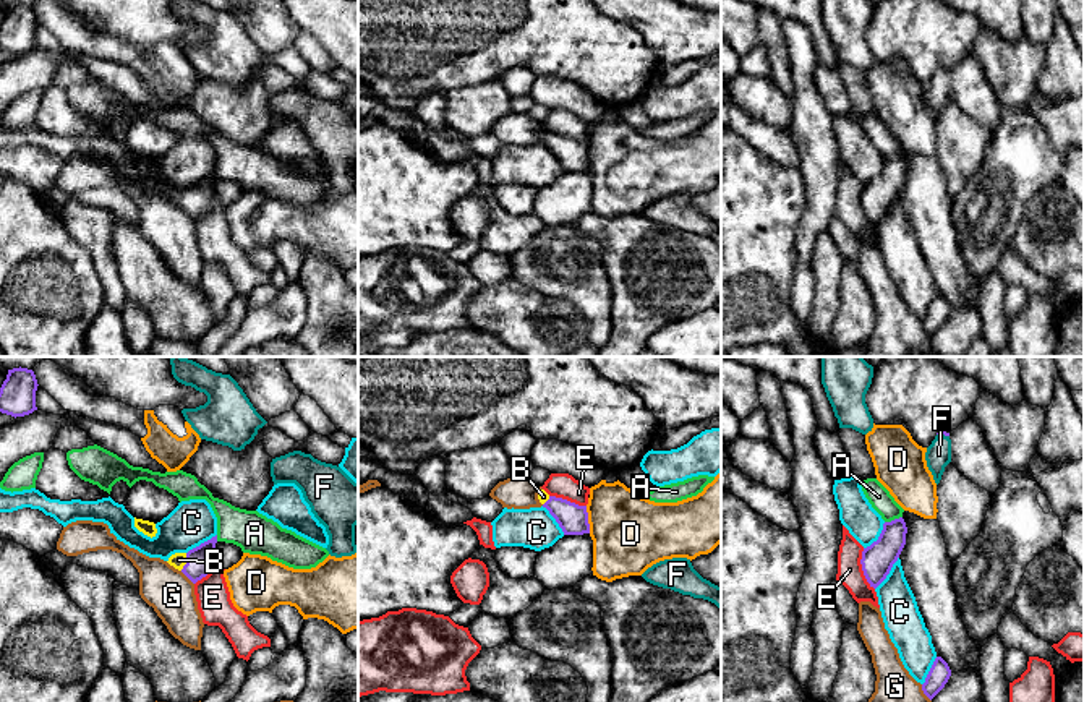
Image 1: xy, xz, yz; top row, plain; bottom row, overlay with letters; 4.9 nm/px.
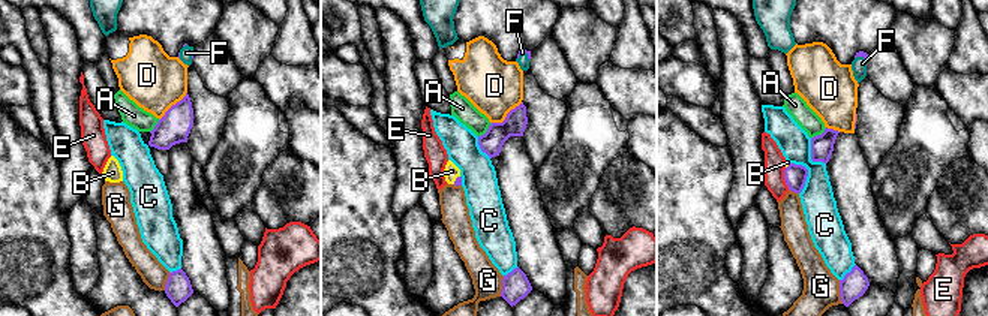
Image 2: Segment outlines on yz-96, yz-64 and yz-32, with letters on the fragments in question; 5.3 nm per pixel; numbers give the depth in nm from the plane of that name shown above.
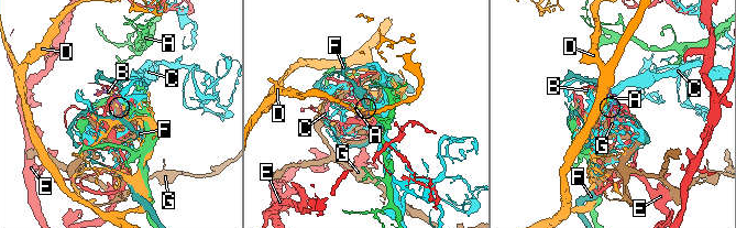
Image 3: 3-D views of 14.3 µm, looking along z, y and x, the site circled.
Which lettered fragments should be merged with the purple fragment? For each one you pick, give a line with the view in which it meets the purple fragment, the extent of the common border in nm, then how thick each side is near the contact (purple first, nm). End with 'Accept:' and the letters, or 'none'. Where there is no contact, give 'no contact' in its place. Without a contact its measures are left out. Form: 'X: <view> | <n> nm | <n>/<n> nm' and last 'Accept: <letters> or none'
B: xy | 90 nm | 140/80 nm
F: yz | 70 nm | 20/130 nm
Accept: B, F

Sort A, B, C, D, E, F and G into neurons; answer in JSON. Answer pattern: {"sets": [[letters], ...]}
{"sets": [["A"], ["B", "F"], ["C"], ["D"], ["E"], ["G"]]}

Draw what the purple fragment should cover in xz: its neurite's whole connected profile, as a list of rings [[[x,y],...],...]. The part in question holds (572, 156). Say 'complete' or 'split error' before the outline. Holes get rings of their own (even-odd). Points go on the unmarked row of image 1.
split error; [[[544,126],[540,128],[538,136],[556,156],[564,172],[590,170],[587,143],[549,133]]]

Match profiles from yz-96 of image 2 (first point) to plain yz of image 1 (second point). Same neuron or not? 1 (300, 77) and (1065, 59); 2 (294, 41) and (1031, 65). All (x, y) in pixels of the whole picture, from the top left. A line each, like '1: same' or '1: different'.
1: different
2: different

